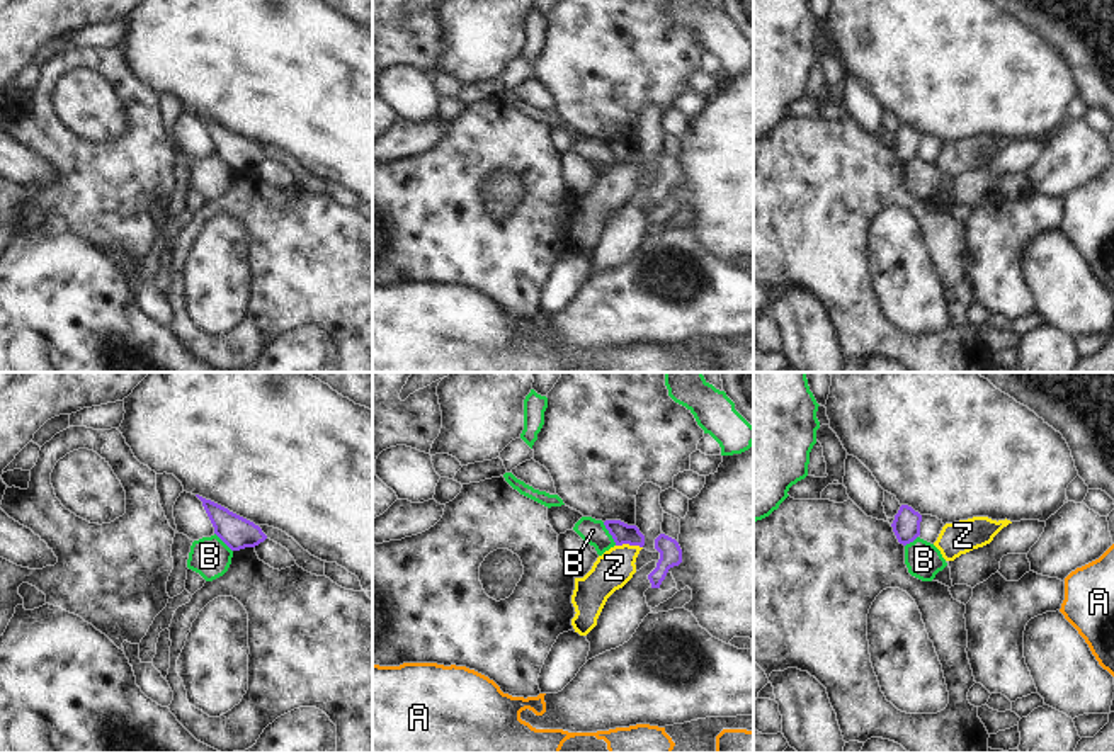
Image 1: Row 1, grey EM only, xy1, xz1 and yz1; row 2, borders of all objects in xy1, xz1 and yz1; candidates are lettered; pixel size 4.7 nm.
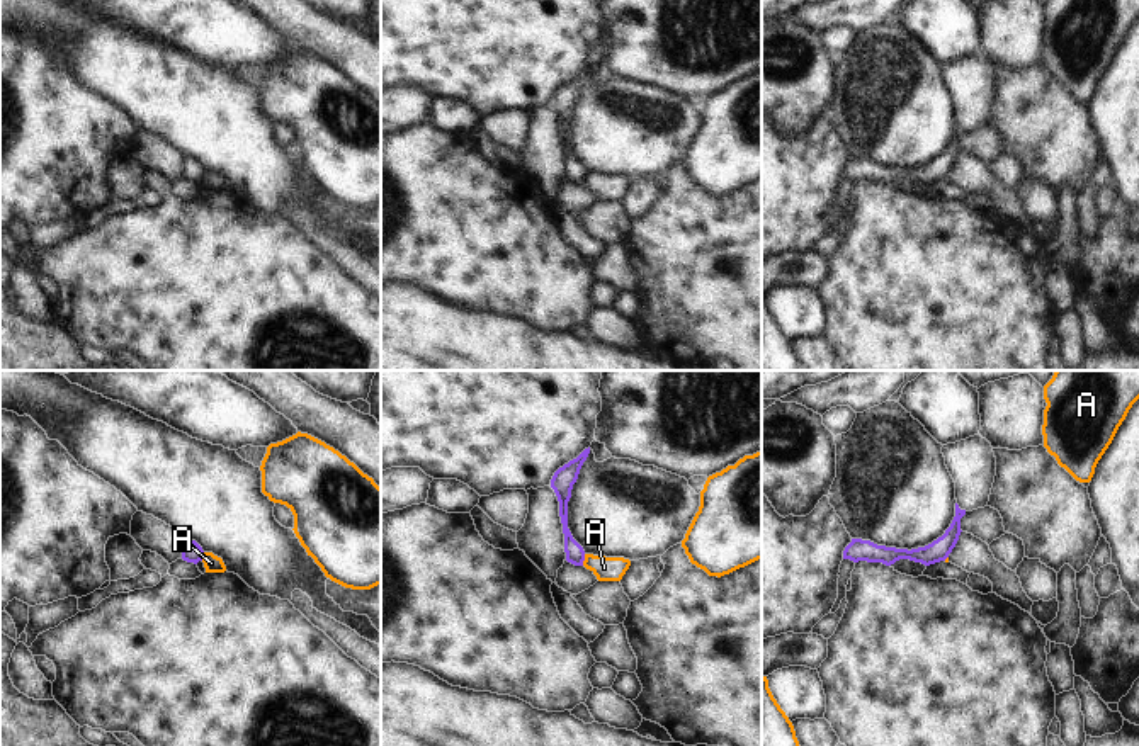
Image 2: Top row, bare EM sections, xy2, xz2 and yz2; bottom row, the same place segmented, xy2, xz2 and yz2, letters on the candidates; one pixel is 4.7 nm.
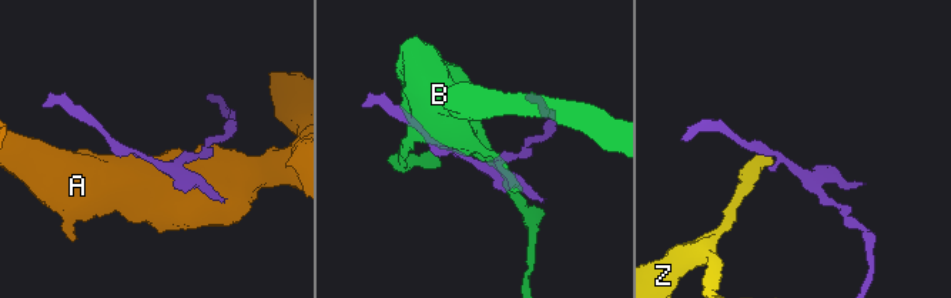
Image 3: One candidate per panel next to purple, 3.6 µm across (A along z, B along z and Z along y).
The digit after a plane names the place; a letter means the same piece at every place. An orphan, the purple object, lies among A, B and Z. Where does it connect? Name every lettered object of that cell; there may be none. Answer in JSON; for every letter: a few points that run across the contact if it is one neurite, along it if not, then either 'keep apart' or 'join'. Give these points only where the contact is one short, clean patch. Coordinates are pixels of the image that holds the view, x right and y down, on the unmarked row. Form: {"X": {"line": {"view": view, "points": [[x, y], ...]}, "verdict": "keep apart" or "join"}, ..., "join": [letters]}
{"A": {"line": {"view": "xz2", "points": [[585, 174], [582, 184]]}, "verdict": "keep apart"}, "B": {"line": {"view": "xz1", "points": [[602, 141], [616, 164]]}, "verdict": "keep apart"}, "Z": {"line": {"view": "xz1", "points": [[616, 164], [638, 164], [642, 167]]}, "verdict": "keep apart"}, "join": []}

